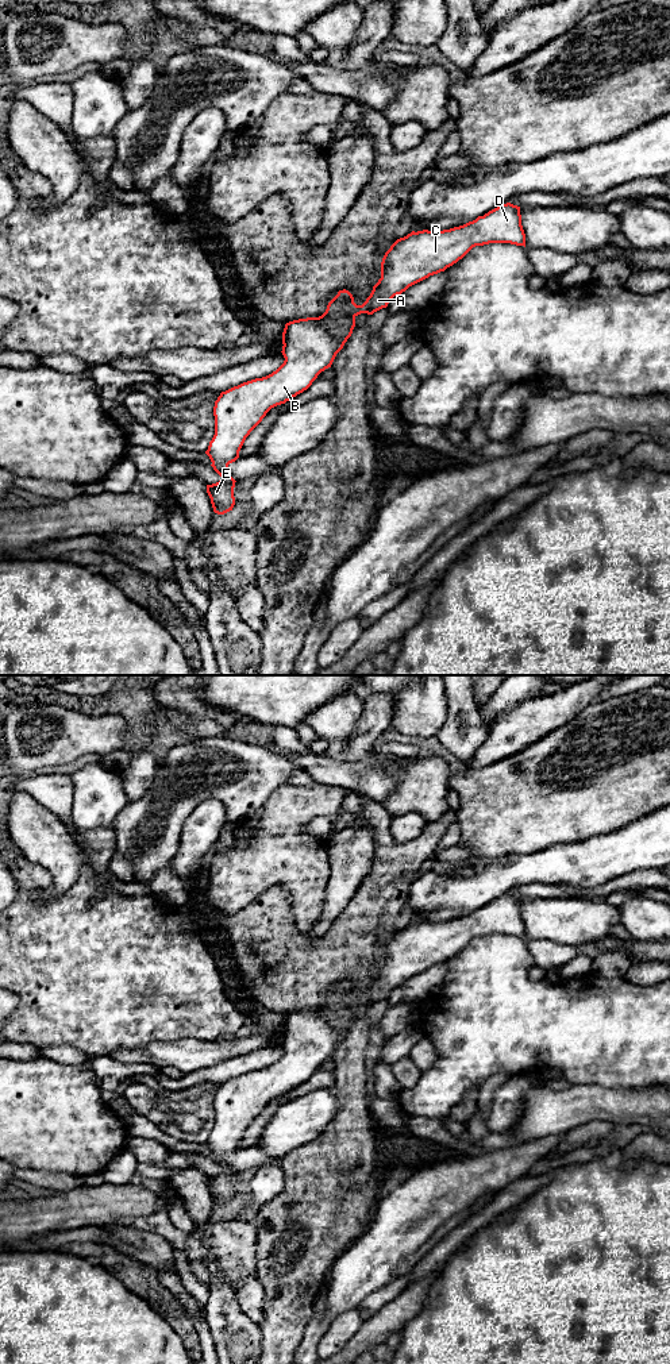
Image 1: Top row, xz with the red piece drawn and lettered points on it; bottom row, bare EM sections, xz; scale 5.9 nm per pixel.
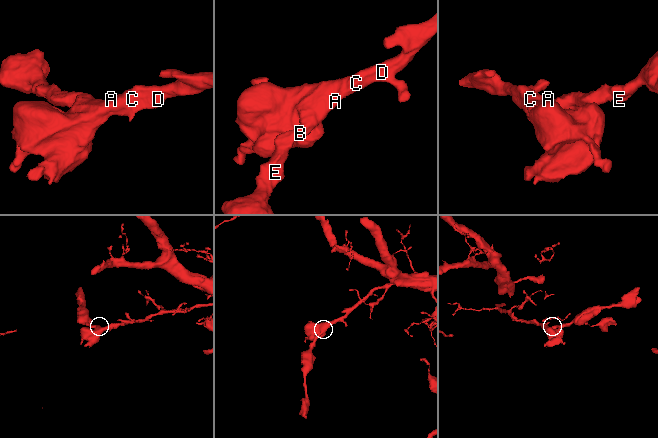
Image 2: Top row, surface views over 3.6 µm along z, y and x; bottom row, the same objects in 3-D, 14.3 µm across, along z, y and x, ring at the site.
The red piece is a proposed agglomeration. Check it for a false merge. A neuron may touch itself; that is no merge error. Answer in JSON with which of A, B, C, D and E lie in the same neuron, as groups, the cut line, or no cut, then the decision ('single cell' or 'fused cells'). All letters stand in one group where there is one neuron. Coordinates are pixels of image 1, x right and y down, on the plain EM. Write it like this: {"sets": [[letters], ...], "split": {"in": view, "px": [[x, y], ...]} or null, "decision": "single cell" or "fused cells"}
{"sets": [["A", "B", "C", "D", "E"]], "split": null, "decision": "single cell"}

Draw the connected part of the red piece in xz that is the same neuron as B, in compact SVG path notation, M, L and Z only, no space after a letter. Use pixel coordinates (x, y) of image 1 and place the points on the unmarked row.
M507 894L473 913L450 921L412 922L407 928L397 930L385 944L381 953L381 970L362 997L357 997L353 986L343 980L328 994L321 1007L286 1014L282 1024L284 1037L281 1043L285 1049L284 1055L266 1068L255 1070L222 1083L215 1093L215 1126L205 1143L212 1153L211 1157L222 1168L219 1174L207 1176L213 1203L224 1206L232 1202L235 1197L234 1179L236 1172L231 1168L228 1156L239 1149L239 1143L246 1129L272 1099L285 1095L307 1082L321 1063L331 1059L336 1045L351 1028L358 1006L373 1006L386 999L394 987L401 986L409 978L444 963L462 951L473 939L489 935L511 935L525 939L520 898Z

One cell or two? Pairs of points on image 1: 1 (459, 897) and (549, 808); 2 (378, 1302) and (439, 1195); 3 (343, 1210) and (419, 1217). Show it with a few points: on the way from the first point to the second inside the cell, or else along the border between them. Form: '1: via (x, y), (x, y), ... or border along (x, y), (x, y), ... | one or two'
1: border along (528, 852), (505, 855), (474, 869) | two
2: border along (391, 1282), (372, 1291), (364, 1299) | two
3: border along (377, 1195), (373, 1203), (372, 1220), (355, 1240) | two

